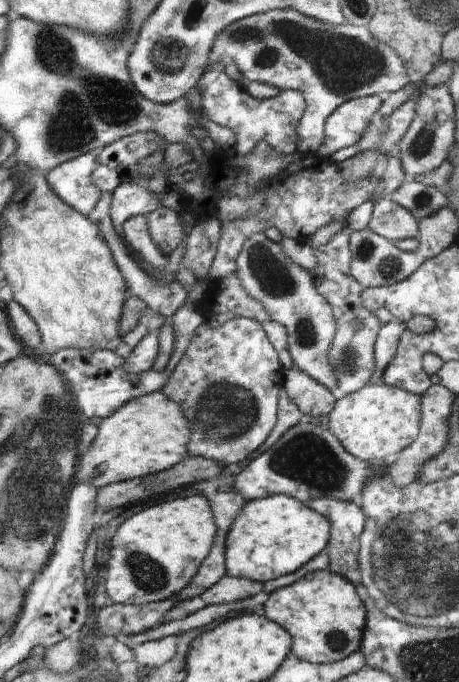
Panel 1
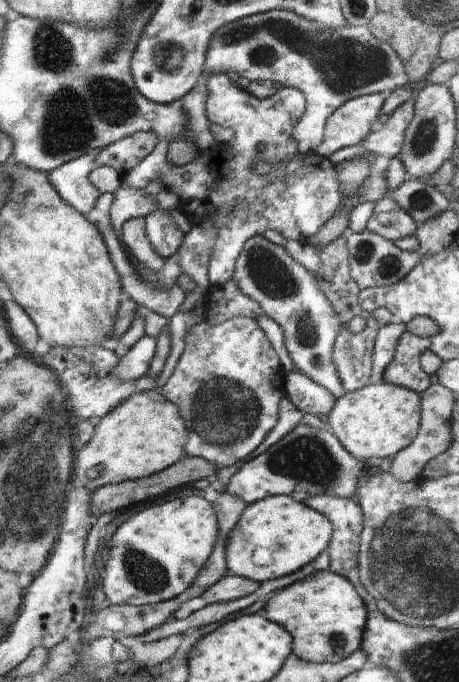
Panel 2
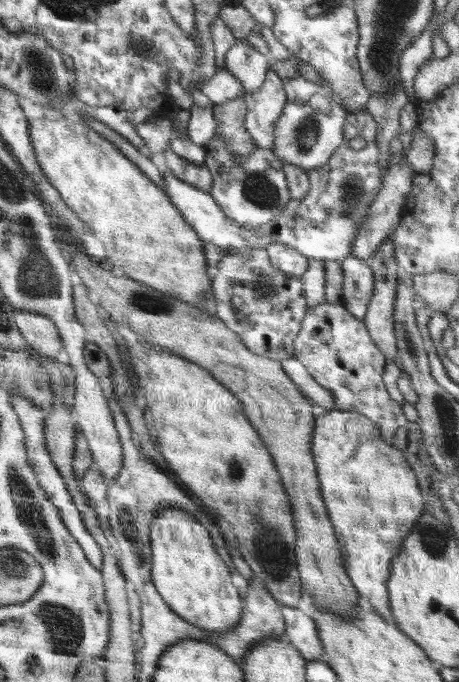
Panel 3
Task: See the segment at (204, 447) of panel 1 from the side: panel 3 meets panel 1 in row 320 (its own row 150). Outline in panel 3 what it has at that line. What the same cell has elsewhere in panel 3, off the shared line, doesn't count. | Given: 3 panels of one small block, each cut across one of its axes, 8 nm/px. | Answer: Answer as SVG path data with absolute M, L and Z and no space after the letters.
M243 97L216 103L212 112L216 122L215 135L223 138L233 156L241 158L255 152L257 146L245 127L247 104Z

